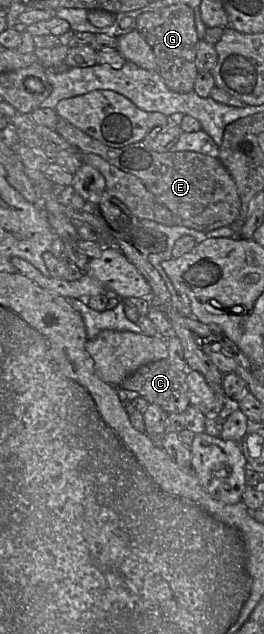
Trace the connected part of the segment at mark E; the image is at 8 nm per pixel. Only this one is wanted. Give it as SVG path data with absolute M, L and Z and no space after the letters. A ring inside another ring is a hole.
M61 119L55 131L80 151L96 154L118 169L138 177L154 197L171 211L176 224L210 232L230 226L239 216L241 201L236 184L219 157L195 151L158 153L142 142L114 148Z

